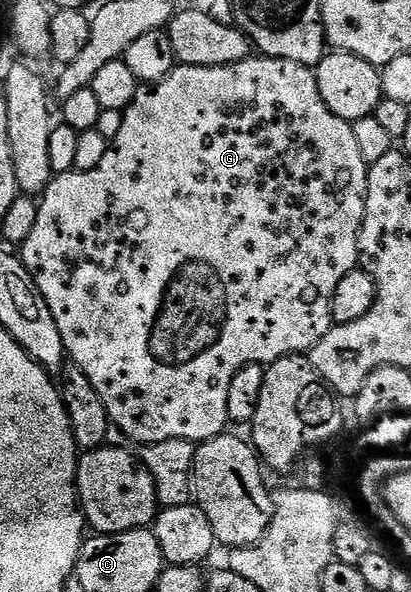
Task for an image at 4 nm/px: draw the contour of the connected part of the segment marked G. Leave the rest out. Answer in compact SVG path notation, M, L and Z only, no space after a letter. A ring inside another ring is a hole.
M250 57L238 63L219 65L218 67L178 65L163 81L142 86L131 101L129 108L122 114L119 137L115 137L110 142L103 161L99 161L99 165L95 165L95 169L90 171L72 170L62 175L54 175L53 180L47 185L45 194L40 196L37 204L35 229L31 229L31 237L27 237L27 241L20 244L19 254L27 273L31 273L43 301L47 301L47 309L51 309L51 317L55 317L59 337L63 337L66 356L76 367L83 369L83 373L87 373L87 381L91 381L91 385L95 385L95 393L99 393L99 397L107 409L110 424L119 428L126 440L133 442L134 439L137 445L148 445L172 439L185 439L189 443L200 445L208 439L214 439L216 435L226 434L227 428L230 426L227 413L227 389L231 389L231 377L235 377L235 373L239 373L239 369L252 363L268 365L288 355L308 353L335 326L331 317L331 297L335 295L335 285L339 285L339 281L343 281L343 277L347 277L347 273L354 271L359 263L357 250L359 249L359 233L365 216L365 194L367 193L369 169L370 164L363 161L363 152L360 151L359 144L355 141L353 124L347 122L343 117L335 117L335 113L331 113L331 109L327 109L327 105L323 101L323 93L319 93L314 68L304 67L295 61L286 59Z

